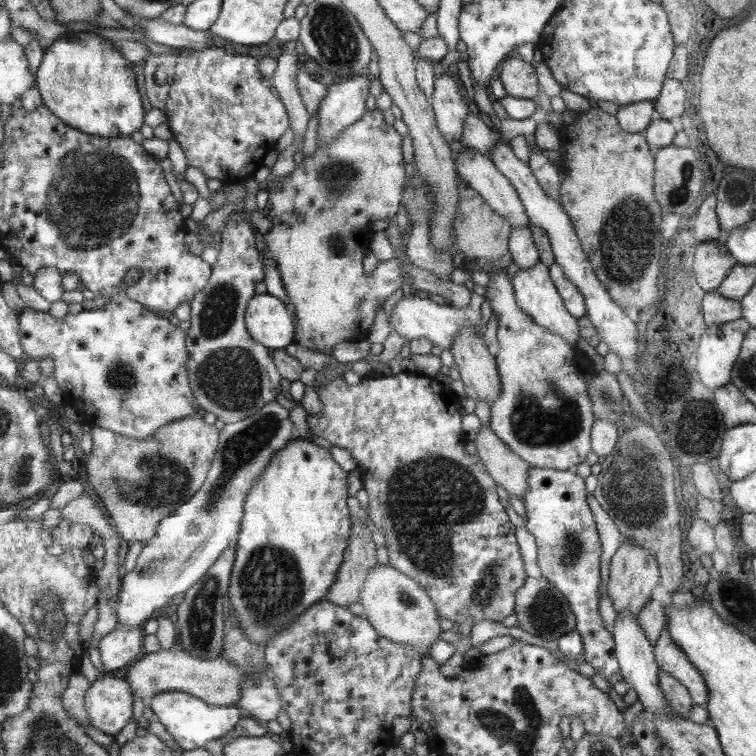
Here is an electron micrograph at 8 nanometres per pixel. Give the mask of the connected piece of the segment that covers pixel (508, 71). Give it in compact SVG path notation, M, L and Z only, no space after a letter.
M512 54L506 62L503 62L499 78L510 96L536 100L536 96L539 95L536 72L519 54Z

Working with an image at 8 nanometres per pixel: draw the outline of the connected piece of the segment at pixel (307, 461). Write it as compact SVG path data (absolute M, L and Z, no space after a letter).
M295 436L284 449L277 450L246 498L227 607L228 611L238 612L239 625L250 642L268 644L270 638L276 638L276 633L289 627L306 609L324 599L337 580L353 521L346 506L348 473L332 460L330 453L324 447L318 448L312 441Z

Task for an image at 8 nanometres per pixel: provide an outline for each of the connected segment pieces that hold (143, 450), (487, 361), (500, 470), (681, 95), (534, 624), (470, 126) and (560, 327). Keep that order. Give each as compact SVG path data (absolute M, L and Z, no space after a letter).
M192 414L181 421L162 426L153 436L143 439L128 438L113 431L94 427L91 432L92 451L87 456L85 478L88 486L96 490L96 495L108 510L110 521L119 529L120 538L134 542L148 542L157 534L157 526L164 518L182 504L189 502L205 484L207 472L212 468L218 441L219 428L206 424L203 416Z
M464 327L458 334L451 353L466 391L466 398L492 404L502 394L497 360L486 342L474 329Z
M482 425L473 442L489 474L497 479L498 484L503 486L508 494L516 495L524 502L531 466L512 452L488 426Z
M670 78L665 79L664 88L660 96L653 101L655 110L660 114L660 118L670 121L676 116L682 117L684 112L684 102L690 91L689 83L683 83L679 80Z
M534 573L516 594L517 626L548 642L557 642L563 634L573 631L577 625L566 597L542 574Z
M476 110L470 112L469 116L465 118L464 132L459 140L454 140L454 142L469 146L470 149L475 149L486 158L490 158L490 152L496 141L498 141L498 132L488 127Z
M538 261L530 268L519 269L512 281L514 290L516 291L518 306L526 314L529 314L534 319L534 322L547 328L554 334L563 336L566 342L577 346L579 338L578 319L574 315L571 315L569 309L565 306L565 301L557 290L552 275L549 273L549 266L546 266L542 261Z

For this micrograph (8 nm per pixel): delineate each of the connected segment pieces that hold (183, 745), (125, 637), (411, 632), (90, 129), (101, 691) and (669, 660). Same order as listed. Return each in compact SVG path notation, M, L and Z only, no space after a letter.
M164 692L147 701L159 721L174 736L181 749L194 750L206 746L210 740L226 735L240 720L240 710L230 706L214 706L197 695L185 692Z
M118 623L117 628L98 644L105 670L120 670L132 664L142 650L142 638L140 628L126 628Z
M389 563L378 565L368 576L361 590L360 604L364 607L366 616L372 625L381 633L382 638L388 638L390 642L398 642L404 646L410 646L414 650L421 652L422 656L429 656L425 651L439 640L440 626L438 626L438 614L436 614L436 604L430 602L430 594L415 579L396 570Z
M90 32L61 36L47 49L43 65L37 74L37 85L43 92L45 104L70 126L104 138L130 137L144 124L144 104L136 86L136 68L126 62L125 55L110 41Z
M122 678L96 679L87 694L91 726L115 737L132 718L132 691Z
M667 626L654 646L661 671L677 678L689 690L694 704L705 706L709 700L709 687L705 682L705 677L689 661L688 655L678 647Z

